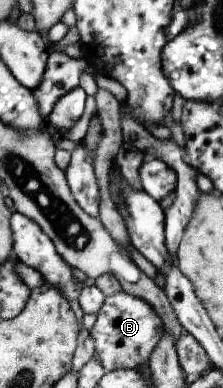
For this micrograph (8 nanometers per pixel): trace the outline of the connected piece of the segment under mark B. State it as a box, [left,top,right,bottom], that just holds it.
[89,291,164,372]

